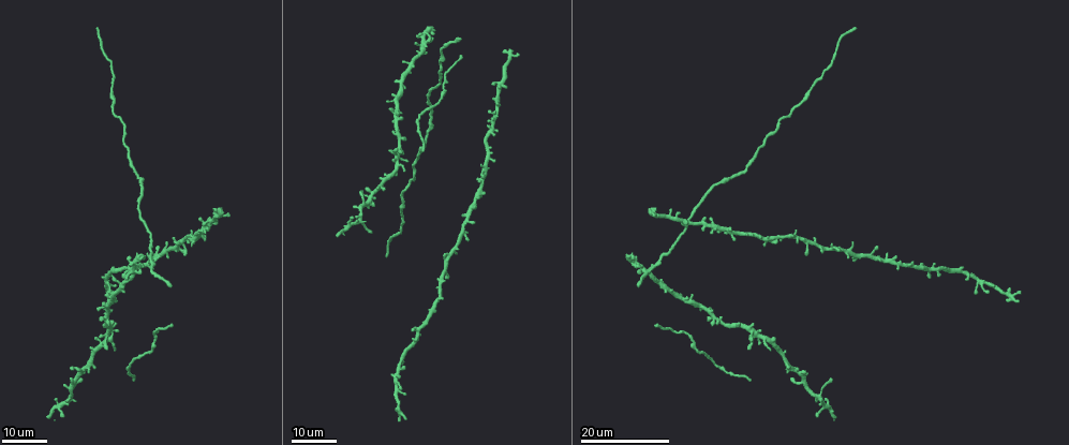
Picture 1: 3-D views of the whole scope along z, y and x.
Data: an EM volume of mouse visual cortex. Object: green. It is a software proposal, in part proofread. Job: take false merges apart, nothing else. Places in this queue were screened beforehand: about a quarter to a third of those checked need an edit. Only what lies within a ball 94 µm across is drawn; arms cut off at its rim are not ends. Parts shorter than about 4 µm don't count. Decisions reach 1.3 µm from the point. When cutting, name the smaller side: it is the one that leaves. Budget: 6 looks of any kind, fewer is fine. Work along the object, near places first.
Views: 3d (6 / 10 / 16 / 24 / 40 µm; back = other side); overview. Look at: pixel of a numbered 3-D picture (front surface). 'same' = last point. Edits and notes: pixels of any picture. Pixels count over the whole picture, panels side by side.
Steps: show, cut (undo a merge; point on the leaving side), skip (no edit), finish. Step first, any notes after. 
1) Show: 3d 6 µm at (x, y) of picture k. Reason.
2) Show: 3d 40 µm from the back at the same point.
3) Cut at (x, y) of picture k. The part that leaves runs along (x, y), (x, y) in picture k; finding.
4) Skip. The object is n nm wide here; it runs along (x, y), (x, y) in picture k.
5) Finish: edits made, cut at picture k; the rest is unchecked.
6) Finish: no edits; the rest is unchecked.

Show: 3d 24 µm at (821, 396) of picture 1. Arms part here.

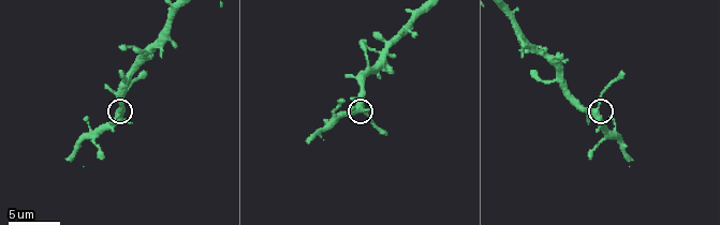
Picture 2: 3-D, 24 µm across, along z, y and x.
Show: 3d 6 µm at (594, 109) of picture 2. Zoom in.

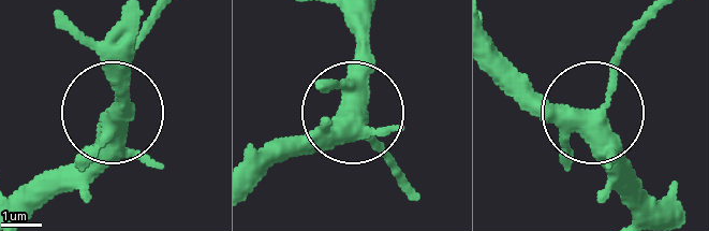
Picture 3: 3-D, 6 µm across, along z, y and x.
Show: 3d 6 µm from the back at (595, 116) of picture 3.

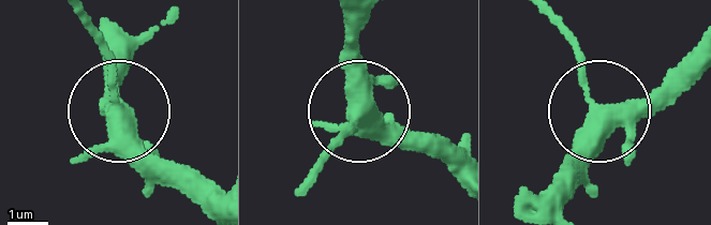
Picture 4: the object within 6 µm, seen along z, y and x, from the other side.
Cut at (101, 43) of picture 4. The side arm is 6 µm long; 3 arms meet here; two neurons meet here.

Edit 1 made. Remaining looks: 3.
Show: 3d 16 µm at (441, 49) of picture 1.

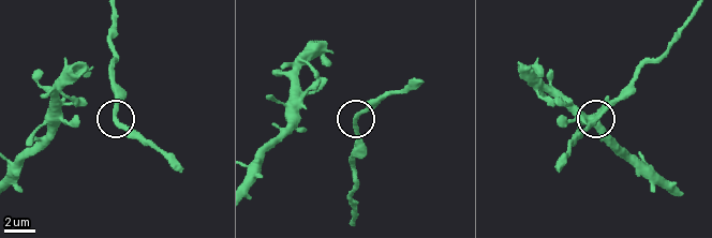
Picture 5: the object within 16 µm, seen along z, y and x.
Show: 3d 10 µm at (594, 120) of picture 5.

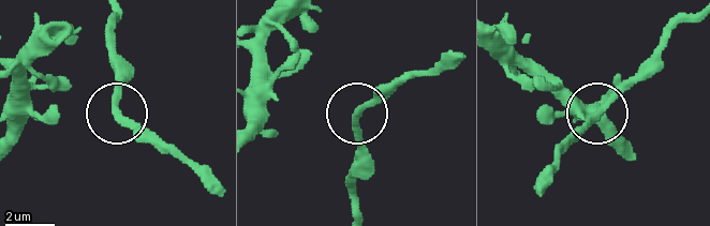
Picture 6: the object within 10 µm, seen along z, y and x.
Skip. One neuron here.

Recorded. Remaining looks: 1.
Finish: edits made, cut at picture 4; the rest is unchecked.

